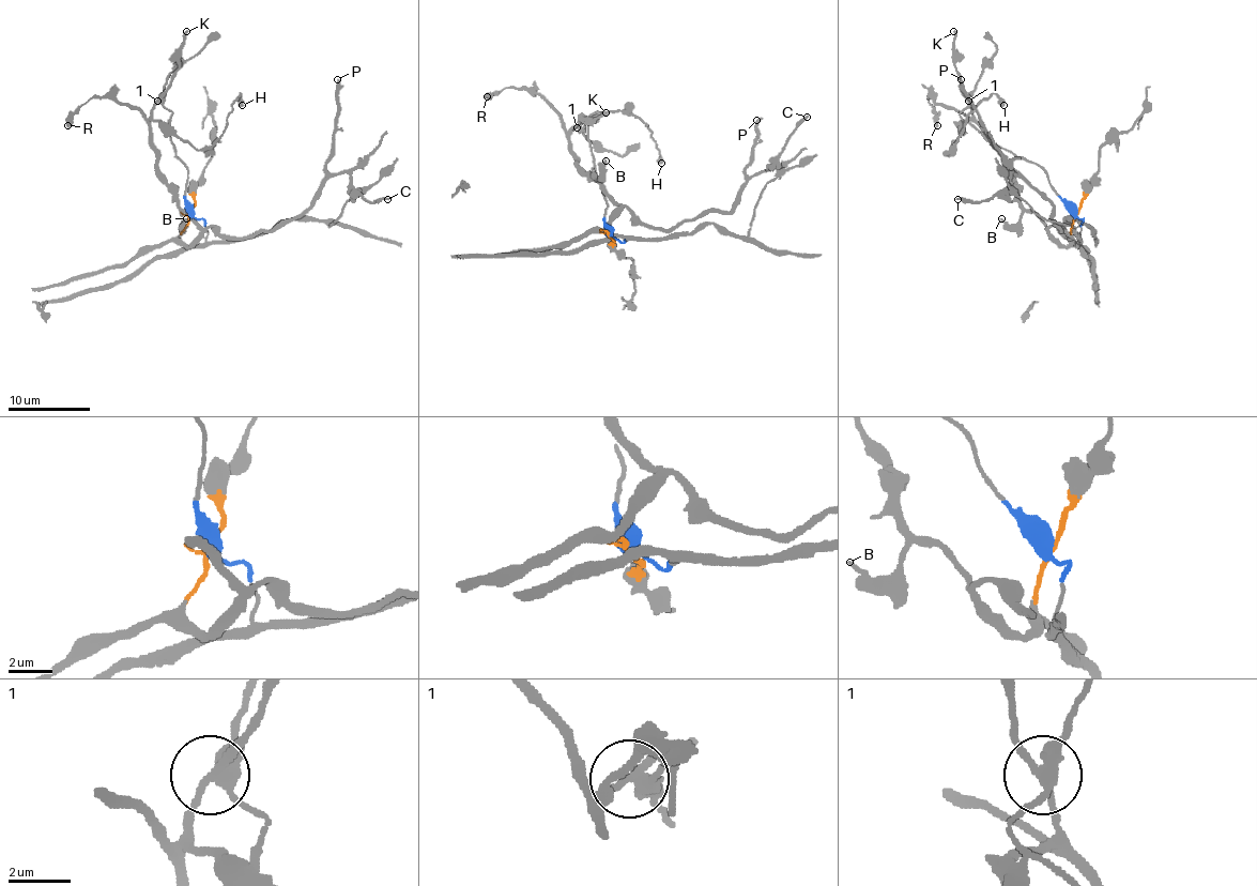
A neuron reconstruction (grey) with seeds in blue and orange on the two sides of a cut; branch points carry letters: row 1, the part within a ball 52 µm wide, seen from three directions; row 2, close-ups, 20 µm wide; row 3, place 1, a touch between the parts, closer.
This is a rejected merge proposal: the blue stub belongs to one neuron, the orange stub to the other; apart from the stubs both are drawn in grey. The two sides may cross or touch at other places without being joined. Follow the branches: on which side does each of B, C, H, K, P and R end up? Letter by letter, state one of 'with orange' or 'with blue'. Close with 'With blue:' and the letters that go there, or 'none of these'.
B: with orange
C: with orange
H: with orange
K: with orange
P: with orange
R: with orange
With blue: none of these

